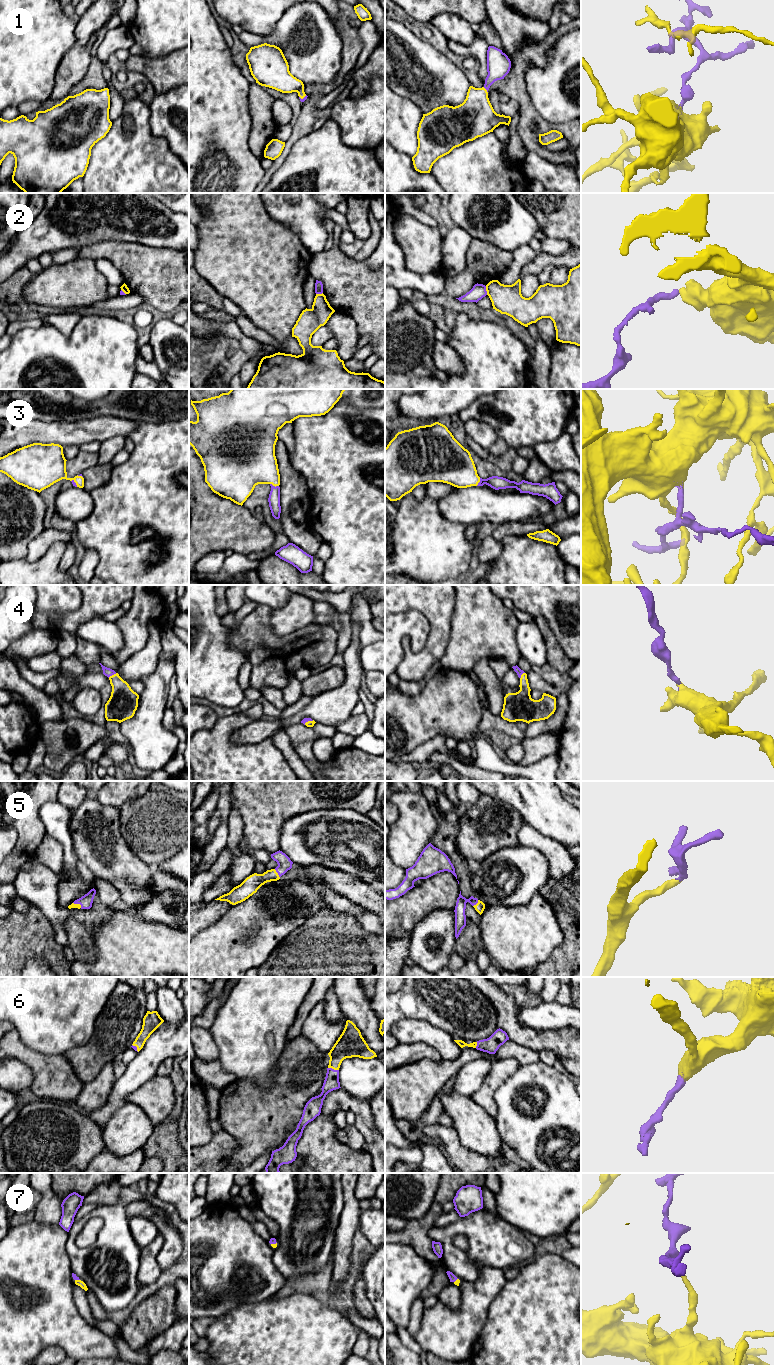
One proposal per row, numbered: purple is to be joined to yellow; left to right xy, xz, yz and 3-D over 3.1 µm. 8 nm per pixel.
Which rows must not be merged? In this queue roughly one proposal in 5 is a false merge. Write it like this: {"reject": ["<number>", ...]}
{"reject": ["2"]}

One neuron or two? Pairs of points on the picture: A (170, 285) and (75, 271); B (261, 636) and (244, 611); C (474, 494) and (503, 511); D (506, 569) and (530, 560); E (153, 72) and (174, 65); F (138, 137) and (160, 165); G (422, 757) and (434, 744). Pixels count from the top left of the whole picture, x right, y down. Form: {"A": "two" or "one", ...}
{"A": "two", "B": "two", "C": "one", "D": "one", "E": "one", "F": "one", "G": "one"}

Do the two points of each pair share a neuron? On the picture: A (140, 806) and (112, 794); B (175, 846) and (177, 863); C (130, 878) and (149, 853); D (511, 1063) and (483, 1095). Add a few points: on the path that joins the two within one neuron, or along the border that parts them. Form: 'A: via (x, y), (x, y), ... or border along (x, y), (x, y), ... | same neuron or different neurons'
A: border along (147, 791), (127, 800), (119, 809) | different neurons
B: border along (178, 851), (156, 866) | different neurons
C: border along (127, 843), (128, 847), (135, 854), (154, 868) | different neurons
D: via (503, 1071), (490, 1084), (490, 1087) | same neuron

